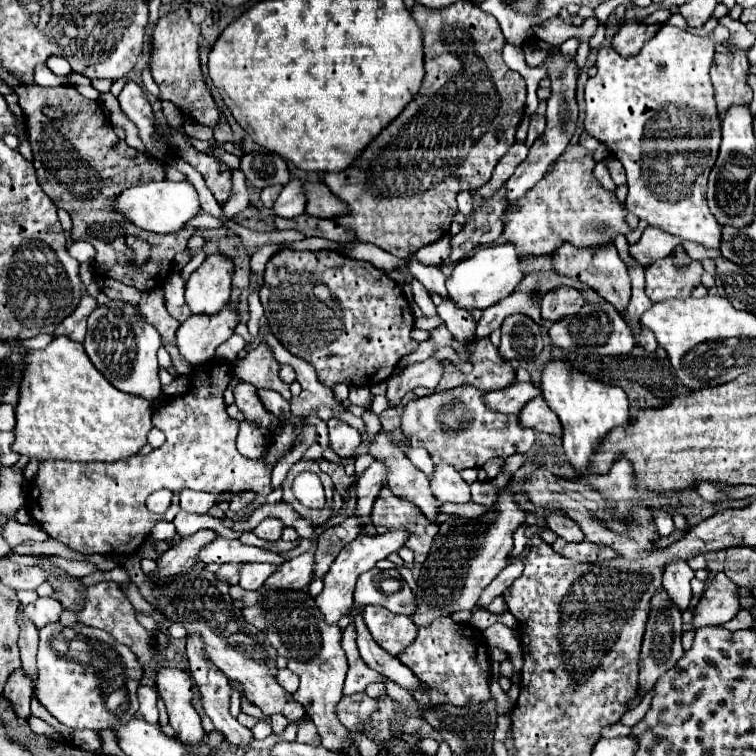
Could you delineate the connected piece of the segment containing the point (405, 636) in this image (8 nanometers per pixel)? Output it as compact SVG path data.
M378 605L364 607L364 621L374 641L390 655L402 653L418 633L418 627L410 617L390 613Z

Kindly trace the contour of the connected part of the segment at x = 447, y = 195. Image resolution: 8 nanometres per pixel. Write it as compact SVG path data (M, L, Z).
M416 3L412 7L412 17L422 29L426 55L426 77L420 93L404 113L370 143L352 167L324 175L324 183L330 191L350 205L350 215L334 221L354 229L358 241L374 243L400 259L448 235L452 217L458 211L456 195L464 189L474 191L490 181L496 163L514 143L516 127L524 117L526 99L524 79L502 61L502 47L506 41L498 21L476 3L452 3L442 9L428 9Z

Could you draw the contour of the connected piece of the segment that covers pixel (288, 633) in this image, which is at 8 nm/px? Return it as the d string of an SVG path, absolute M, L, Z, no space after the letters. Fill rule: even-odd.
M234 585L230 587L230 595L234 599L242 599L246 607L256 603L264 605L268 625L264 635L278 655L288 659L288 669L300 675L300 689L294 693L294 699L312 717L322 739L322 747L328 751L346 751L352 745L352 737L336 717L336 705L342 697L344 677L348 671L346 655L340 647L340 627L324 621L320 609L306 591L274 591L266 595L264 587L258 591L242 591L238 585Z

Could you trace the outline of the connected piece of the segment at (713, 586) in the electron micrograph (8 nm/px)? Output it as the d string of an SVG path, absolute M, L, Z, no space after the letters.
M718 573L708 583L706 593L692 611L692 631L710 625L724 625L734 619L738 611L740 603L736 595L736 585L724 573Z

